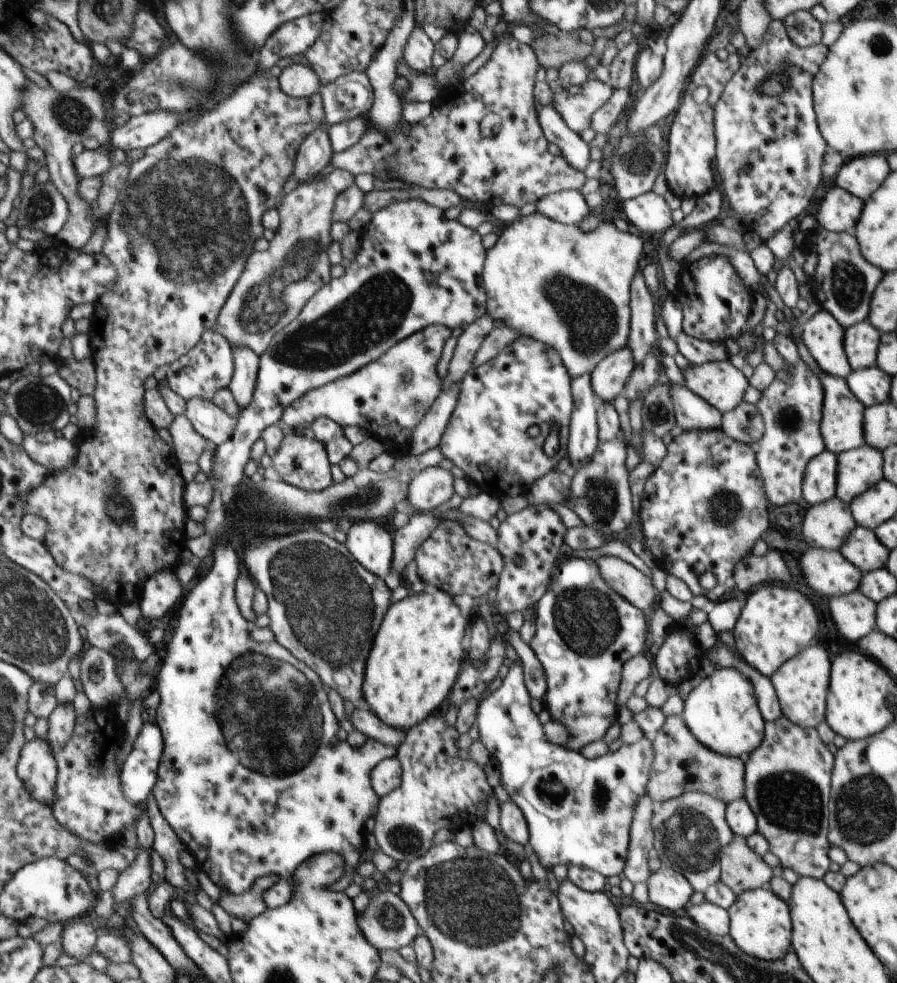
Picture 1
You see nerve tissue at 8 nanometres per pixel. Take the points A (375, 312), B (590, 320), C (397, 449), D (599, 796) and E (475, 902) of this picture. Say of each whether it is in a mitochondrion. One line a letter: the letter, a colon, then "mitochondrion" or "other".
A: mitochondrion
B: mitochondrion
C: other
D: mitochondrion
E: mitochondrion

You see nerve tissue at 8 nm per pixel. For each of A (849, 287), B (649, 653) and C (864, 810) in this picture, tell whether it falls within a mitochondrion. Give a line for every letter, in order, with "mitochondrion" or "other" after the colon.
A: mitochondrion
B: other
C: mitochondrion

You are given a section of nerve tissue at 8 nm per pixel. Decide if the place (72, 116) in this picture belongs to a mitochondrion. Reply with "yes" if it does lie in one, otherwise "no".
yes

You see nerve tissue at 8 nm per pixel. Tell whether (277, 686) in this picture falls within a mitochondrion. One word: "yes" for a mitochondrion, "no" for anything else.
yes

